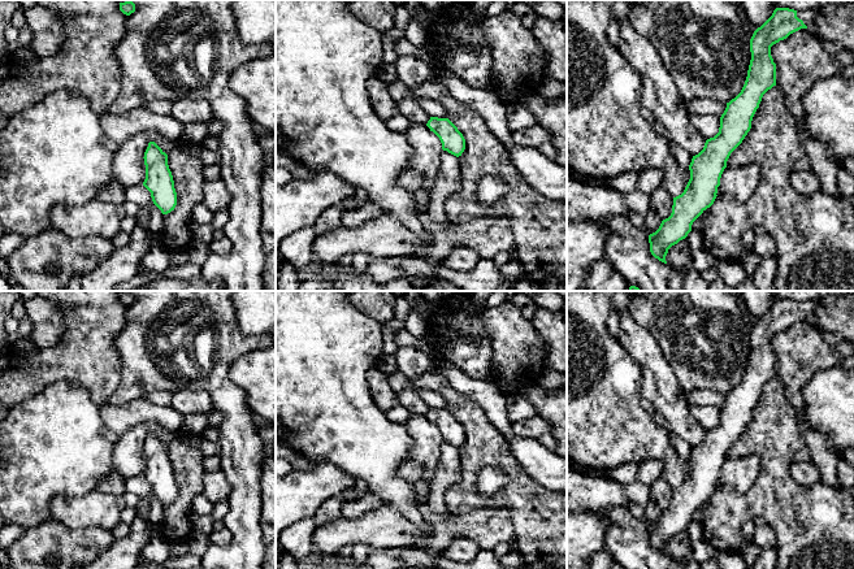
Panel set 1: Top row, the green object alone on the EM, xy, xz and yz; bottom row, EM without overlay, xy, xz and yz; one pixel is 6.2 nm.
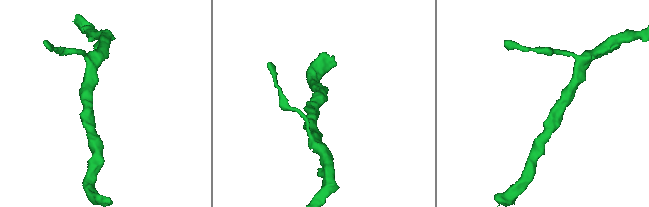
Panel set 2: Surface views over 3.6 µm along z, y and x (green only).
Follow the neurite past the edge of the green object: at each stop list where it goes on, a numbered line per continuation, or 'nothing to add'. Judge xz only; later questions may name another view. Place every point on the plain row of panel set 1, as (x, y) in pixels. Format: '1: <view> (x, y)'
nothing to add

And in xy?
nothing to add

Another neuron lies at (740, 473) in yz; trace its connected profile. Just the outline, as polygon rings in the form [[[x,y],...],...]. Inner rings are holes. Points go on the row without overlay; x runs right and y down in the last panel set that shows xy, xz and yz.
[[[758,453],[740,459],[727,457],[721,465],[716,486],[729,486],[738,492],[745,492],[757,479],[760,468],[760,456]]]

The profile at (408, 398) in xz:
[[[407,381],[406,387],[398,392],[399,404],[406,407],[411,414],[419,413],[426,416],[430,407],[421,399],[421,396],[413,390],[411,381]]]

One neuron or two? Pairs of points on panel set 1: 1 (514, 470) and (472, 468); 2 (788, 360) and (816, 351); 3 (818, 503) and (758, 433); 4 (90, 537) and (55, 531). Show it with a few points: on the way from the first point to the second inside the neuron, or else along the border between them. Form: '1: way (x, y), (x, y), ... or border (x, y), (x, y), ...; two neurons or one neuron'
1: way (503, 460), (482, 460); one neuron
2: way (794, 360), (802, 354), (810, 354); one neuron
3: way (797, 495), (775, 473), (775, 454); one neuron
4: way (81, 537), (64, 537); one neuron

